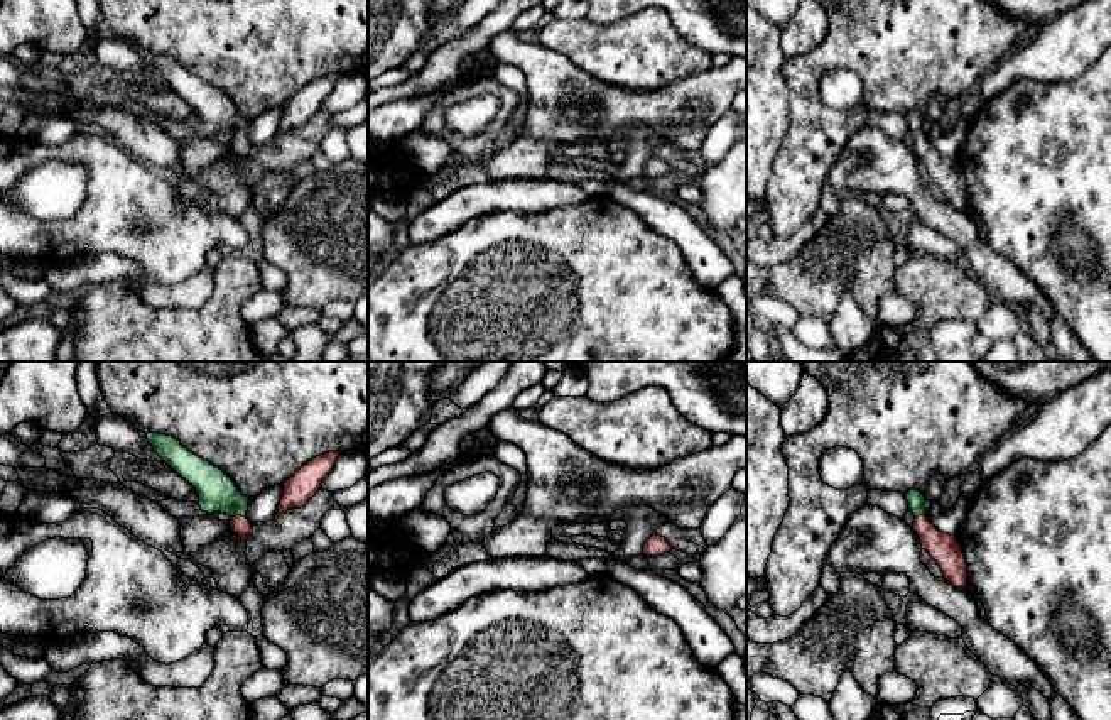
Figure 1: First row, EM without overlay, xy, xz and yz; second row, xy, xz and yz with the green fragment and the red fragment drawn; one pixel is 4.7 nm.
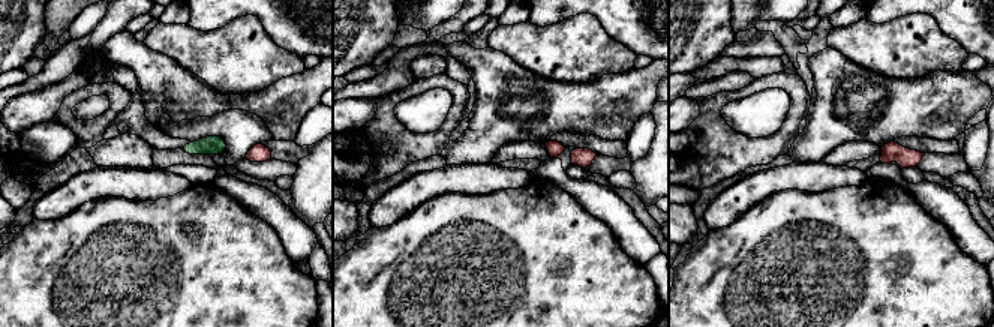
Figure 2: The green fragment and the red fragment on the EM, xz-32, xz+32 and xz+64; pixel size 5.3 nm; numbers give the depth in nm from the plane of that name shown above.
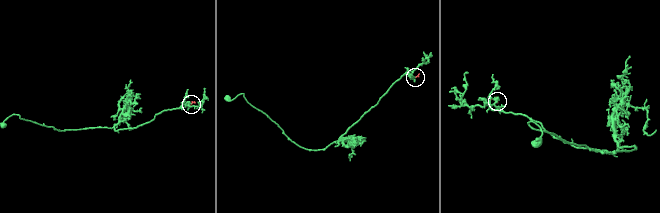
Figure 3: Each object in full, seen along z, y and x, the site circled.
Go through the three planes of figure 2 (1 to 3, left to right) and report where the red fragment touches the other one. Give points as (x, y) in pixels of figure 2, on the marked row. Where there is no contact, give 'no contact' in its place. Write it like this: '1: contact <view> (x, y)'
1: no contact
2: no contact
3: no contact

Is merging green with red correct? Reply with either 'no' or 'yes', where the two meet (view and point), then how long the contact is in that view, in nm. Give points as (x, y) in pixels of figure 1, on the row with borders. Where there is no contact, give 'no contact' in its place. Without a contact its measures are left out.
yes; meets green in xy at (237, 514); contact 60 nm long

